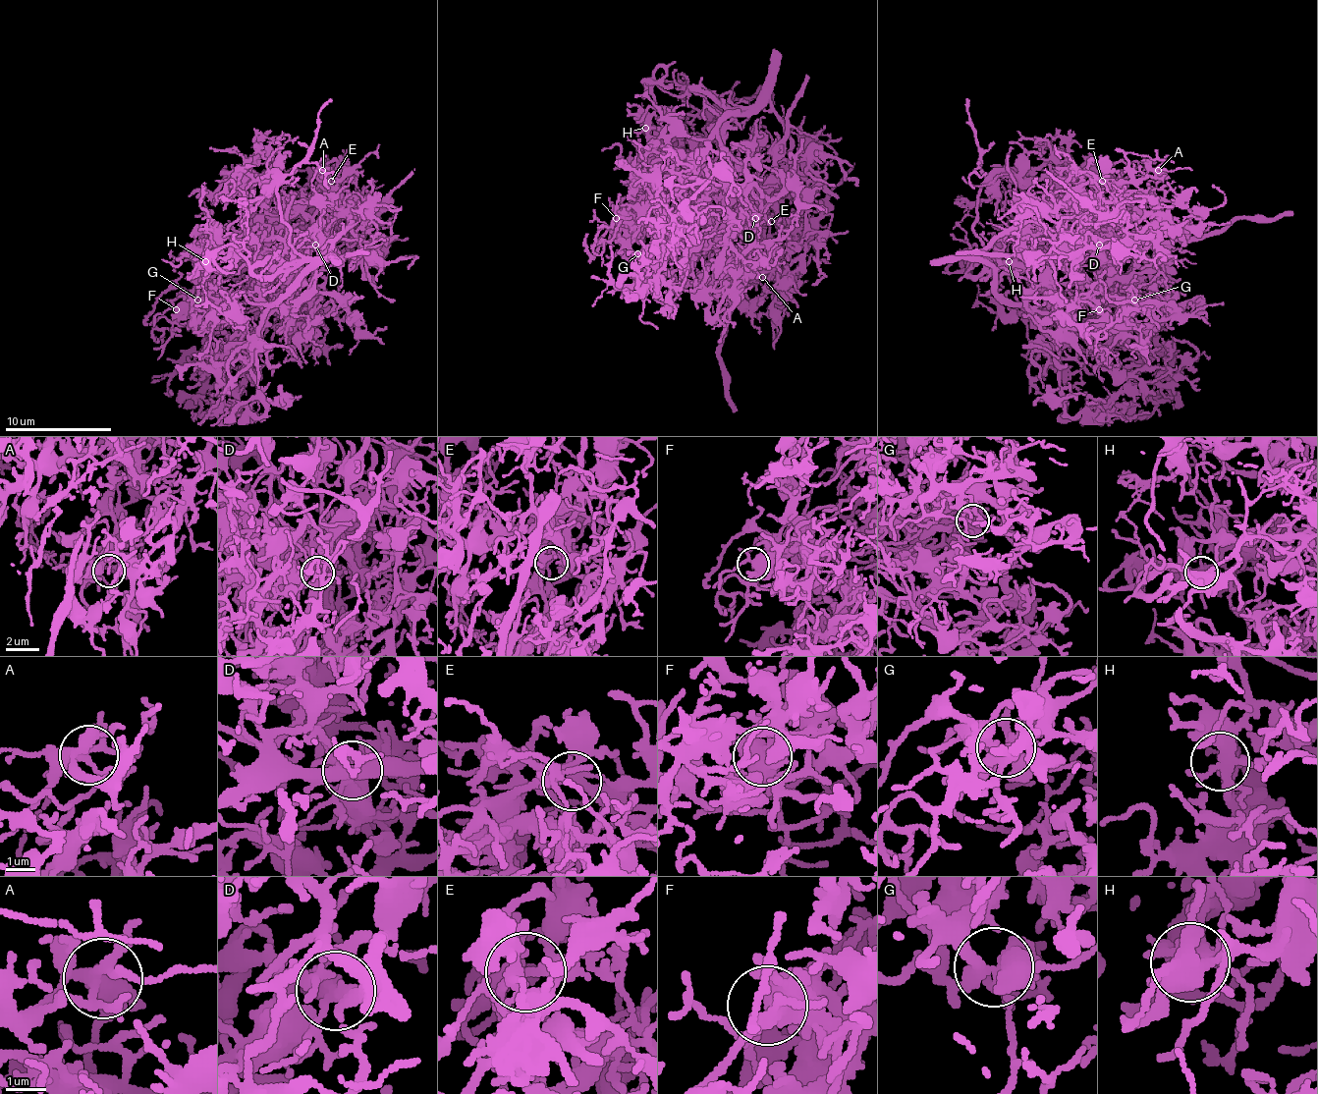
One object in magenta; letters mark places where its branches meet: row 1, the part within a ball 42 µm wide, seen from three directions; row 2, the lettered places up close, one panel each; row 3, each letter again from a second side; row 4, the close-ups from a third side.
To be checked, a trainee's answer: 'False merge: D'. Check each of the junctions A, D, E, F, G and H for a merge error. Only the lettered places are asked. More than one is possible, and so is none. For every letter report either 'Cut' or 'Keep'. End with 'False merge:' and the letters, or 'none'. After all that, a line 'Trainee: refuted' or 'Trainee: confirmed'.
A: Keep
D: Cut
E: Keep
F: Keep
G: Keep
H: Keep
False merge: D
Trainee: confirmed

